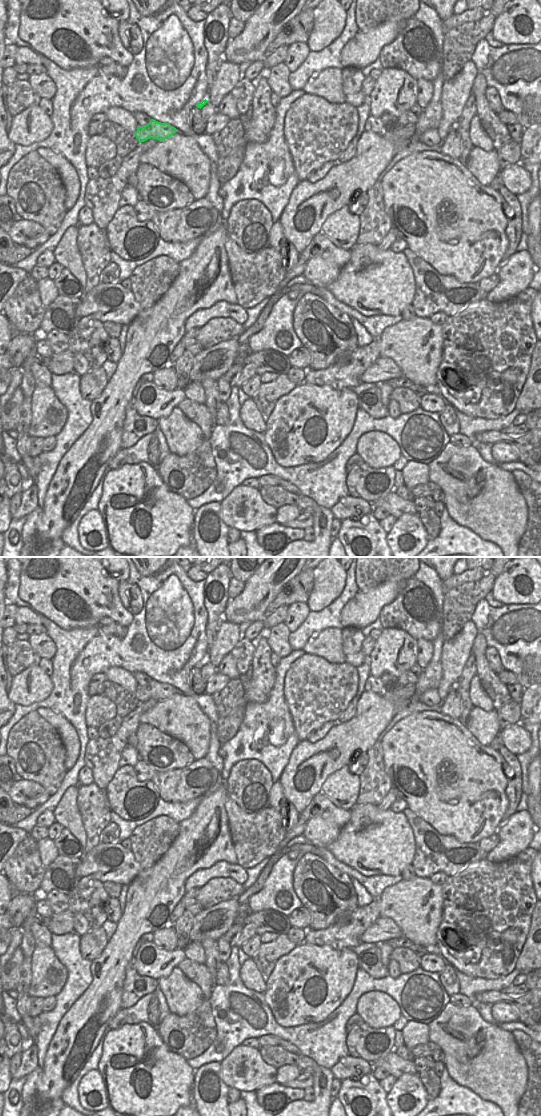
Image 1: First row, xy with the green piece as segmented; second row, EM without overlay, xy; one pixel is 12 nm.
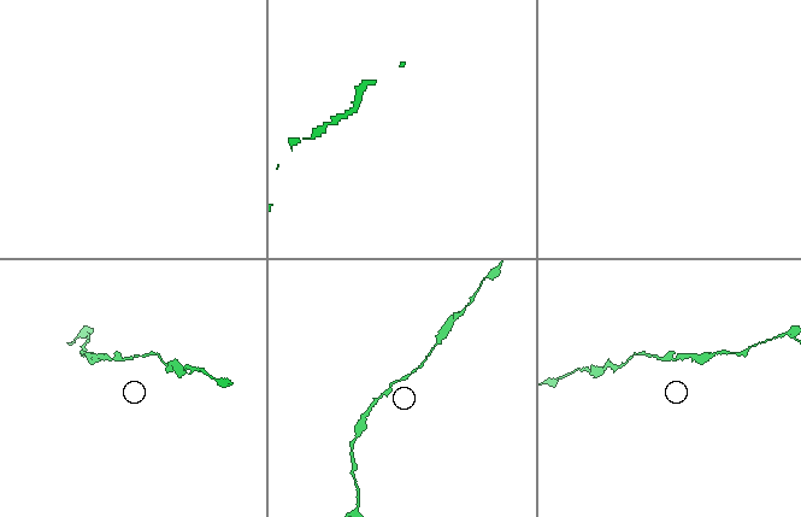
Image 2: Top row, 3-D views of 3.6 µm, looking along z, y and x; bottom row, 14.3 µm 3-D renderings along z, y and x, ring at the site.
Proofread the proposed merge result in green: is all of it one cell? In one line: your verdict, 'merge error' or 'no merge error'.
no merge error

